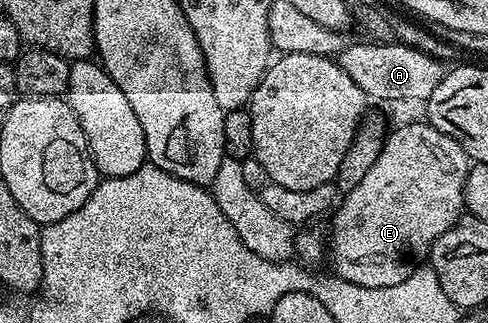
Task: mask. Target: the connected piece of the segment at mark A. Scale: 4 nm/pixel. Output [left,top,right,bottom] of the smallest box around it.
[337,42,445,102]

